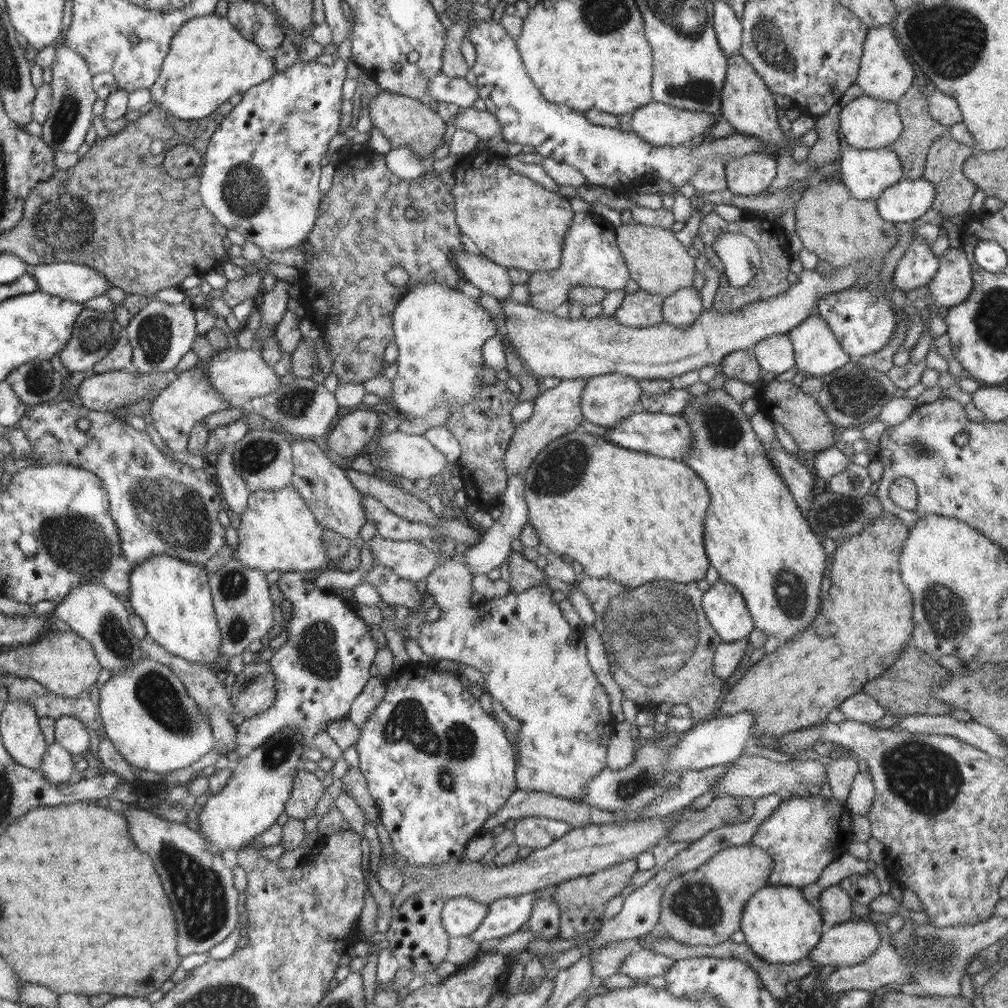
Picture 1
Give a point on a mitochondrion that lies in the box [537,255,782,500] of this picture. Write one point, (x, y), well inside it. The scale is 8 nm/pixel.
(722, 428)

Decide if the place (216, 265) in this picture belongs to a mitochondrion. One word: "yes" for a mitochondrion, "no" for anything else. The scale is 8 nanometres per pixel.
no

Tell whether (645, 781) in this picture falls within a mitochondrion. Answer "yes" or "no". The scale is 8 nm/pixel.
yes

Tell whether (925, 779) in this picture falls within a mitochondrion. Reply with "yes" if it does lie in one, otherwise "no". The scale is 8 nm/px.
yes

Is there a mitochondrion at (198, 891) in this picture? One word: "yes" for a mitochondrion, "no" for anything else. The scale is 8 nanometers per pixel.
yes

